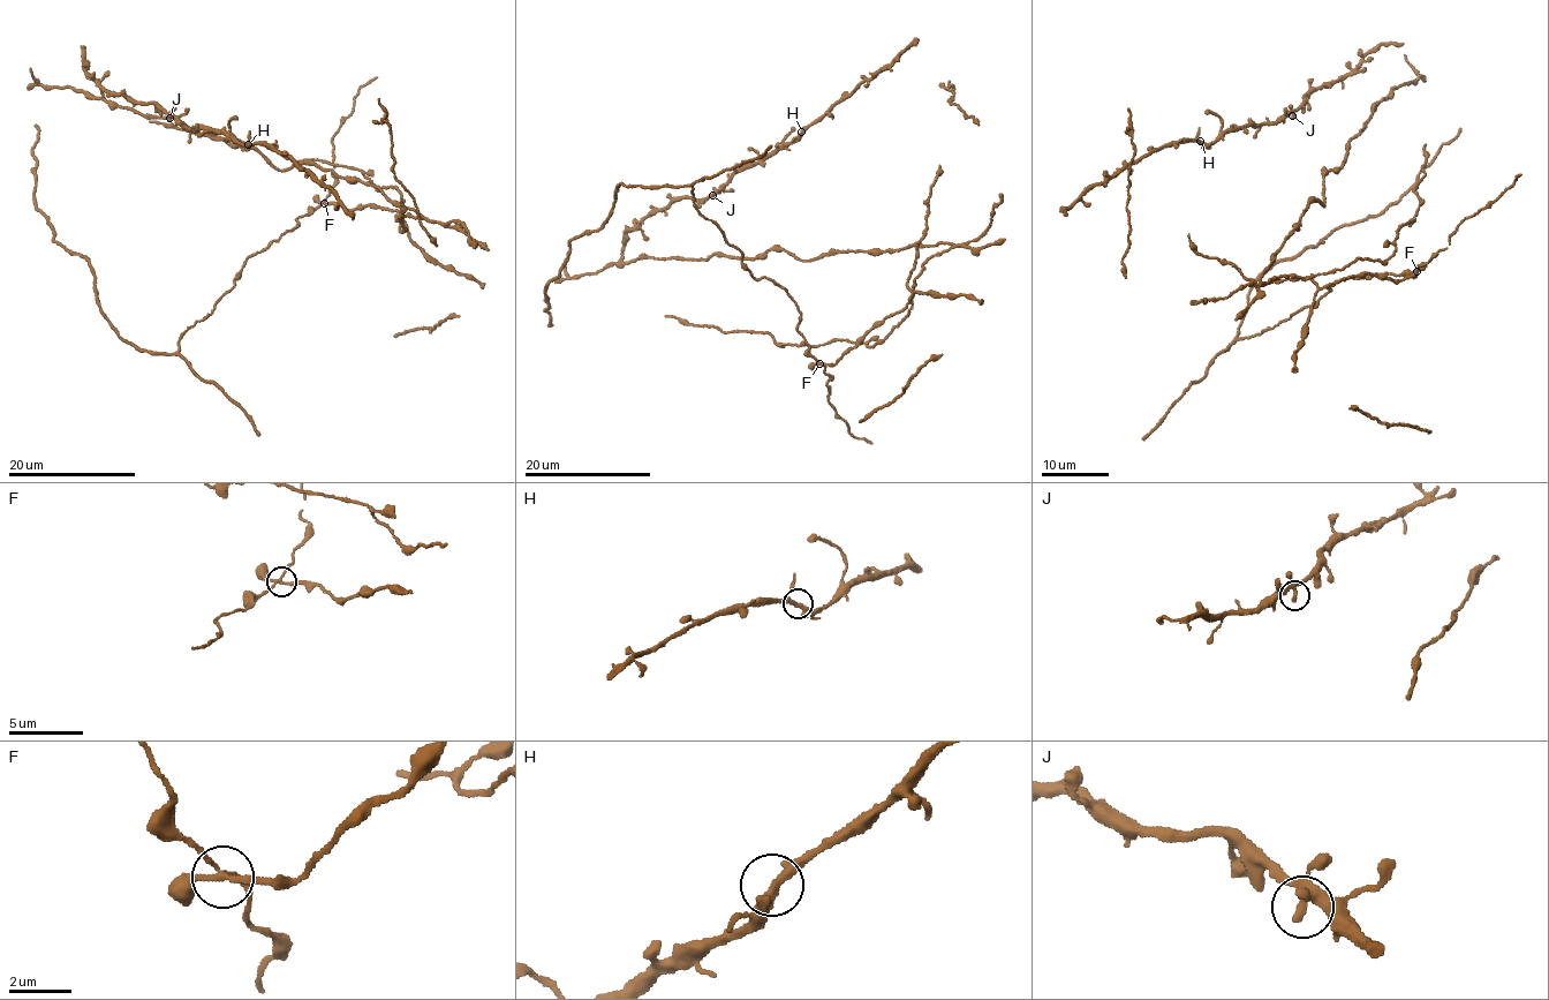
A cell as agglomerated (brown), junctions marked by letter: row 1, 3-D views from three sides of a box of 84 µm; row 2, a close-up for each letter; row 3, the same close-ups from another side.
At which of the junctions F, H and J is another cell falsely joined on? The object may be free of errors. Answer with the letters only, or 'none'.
F

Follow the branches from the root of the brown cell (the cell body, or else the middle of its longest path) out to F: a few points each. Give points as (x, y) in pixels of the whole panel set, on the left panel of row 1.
F: (415, 217), (408, 213), (395, 216), (405, 220), (395, 210), (369, 204), (348, 210), (339, 204), (324, 203)

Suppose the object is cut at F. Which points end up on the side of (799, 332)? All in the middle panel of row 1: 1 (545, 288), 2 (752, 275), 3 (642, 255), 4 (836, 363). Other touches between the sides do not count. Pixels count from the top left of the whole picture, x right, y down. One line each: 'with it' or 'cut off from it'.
1: with it
2: with it
3: cut off from it
4: cut off from it

